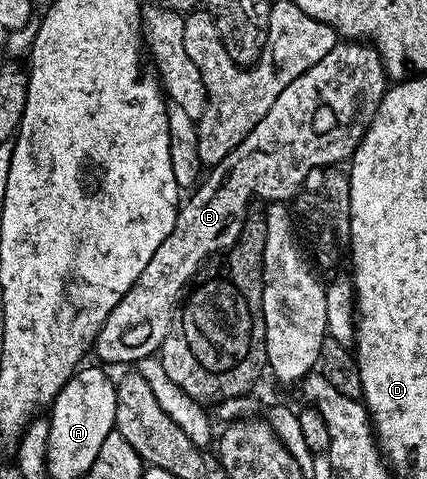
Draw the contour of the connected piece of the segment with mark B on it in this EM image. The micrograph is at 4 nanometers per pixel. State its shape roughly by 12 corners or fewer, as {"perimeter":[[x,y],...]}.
{"perimeter":[[336,41],[210,167],[95,337],[103,362],[162,347],[185,287],[254,198],[290,203],[346,163],[388,89]]}

